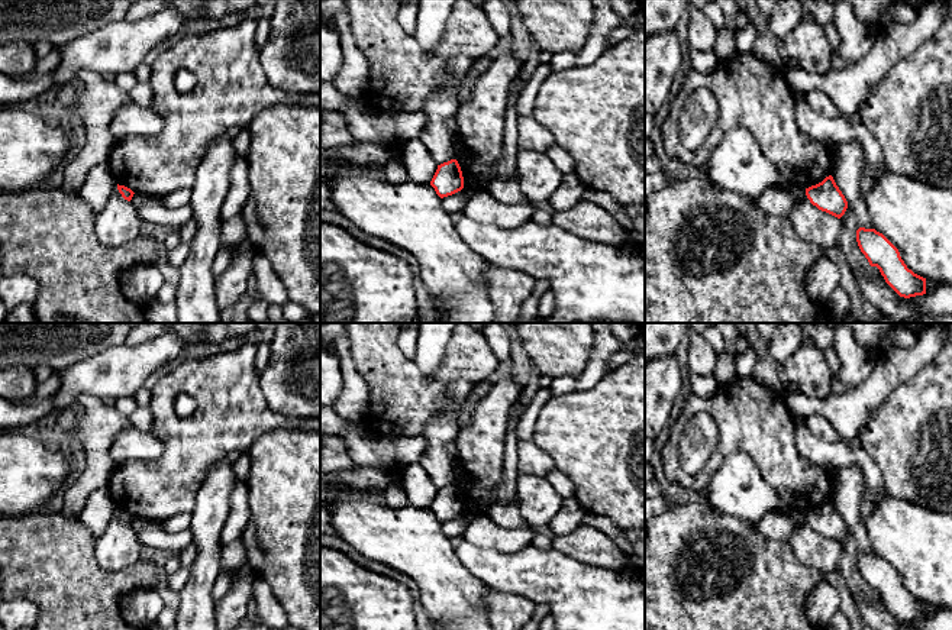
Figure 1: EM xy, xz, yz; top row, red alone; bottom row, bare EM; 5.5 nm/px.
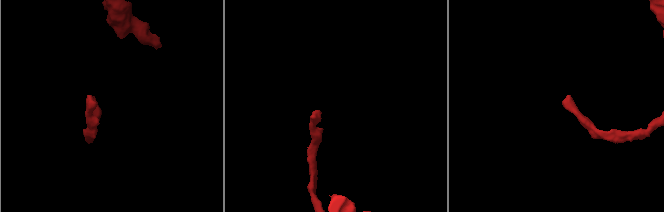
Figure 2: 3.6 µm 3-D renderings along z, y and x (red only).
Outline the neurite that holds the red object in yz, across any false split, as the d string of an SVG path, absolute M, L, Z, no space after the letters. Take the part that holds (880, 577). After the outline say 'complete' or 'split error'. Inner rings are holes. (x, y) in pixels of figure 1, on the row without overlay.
M859 552L856 566L871 591L877 591L885 607L904 623L926 618L926 602L907 592L898 574L875 553Z; complete

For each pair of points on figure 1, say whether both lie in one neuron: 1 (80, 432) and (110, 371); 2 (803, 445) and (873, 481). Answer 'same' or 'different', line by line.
1: different
2: same

